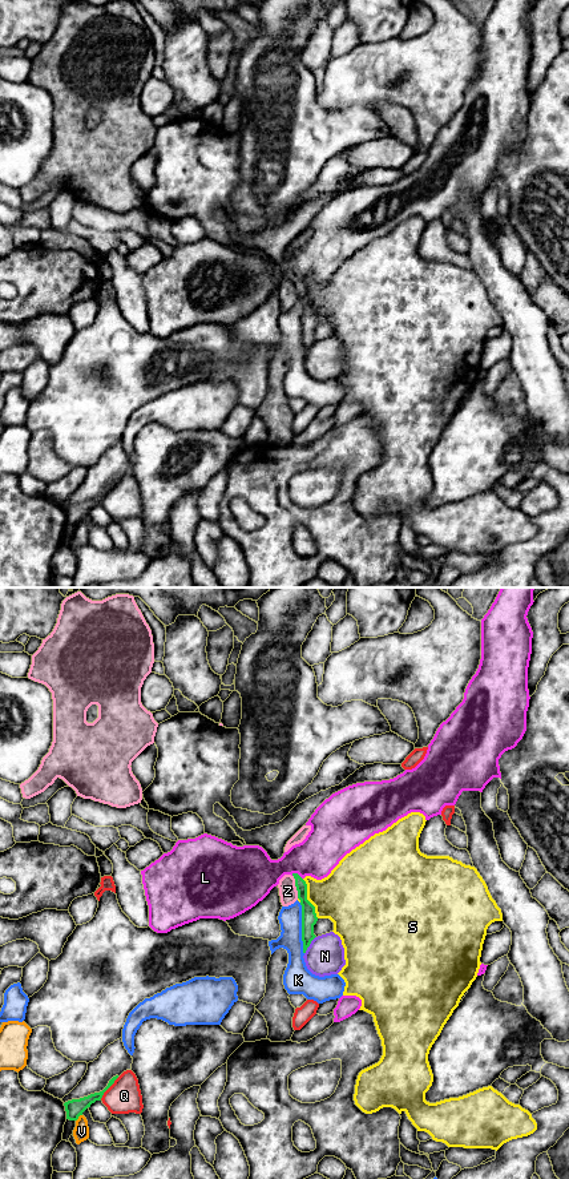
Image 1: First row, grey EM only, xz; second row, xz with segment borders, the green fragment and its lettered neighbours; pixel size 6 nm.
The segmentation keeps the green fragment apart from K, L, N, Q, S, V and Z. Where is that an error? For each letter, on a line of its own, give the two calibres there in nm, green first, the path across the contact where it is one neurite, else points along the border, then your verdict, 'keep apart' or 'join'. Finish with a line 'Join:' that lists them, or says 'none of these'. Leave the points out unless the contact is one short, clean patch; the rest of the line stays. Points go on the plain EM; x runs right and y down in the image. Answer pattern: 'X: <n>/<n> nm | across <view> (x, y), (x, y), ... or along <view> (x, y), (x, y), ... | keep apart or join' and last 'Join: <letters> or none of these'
K: 100/140 nm | keep apart
L: 80/260 nm | keep apart
N: 100/240 nm | keep apart
Q: 110/200 nm | keep apart
S: 100/360 nm | keep apart
V: 110/100 nm | keep apart
Z: 100/110 nm | along xz (293, 279), (298, 302) | keep apart
Join: none of these

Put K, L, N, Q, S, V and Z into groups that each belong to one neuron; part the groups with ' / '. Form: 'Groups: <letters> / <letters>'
Groups: K / L / N / Q / S / V / Z

